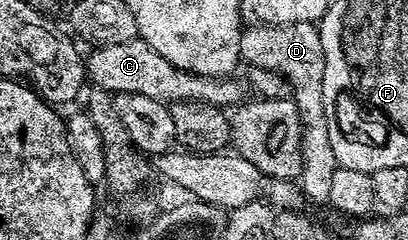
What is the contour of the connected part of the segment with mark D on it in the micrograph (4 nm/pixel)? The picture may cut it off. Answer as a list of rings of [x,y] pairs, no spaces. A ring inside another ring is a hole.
[[[312,21],[287,25],[258,23],[243,28],[240,51],[241,60],[246,65],[268,67],[268,71],[276,71],[290,84],[292,99],[296,103],[302,124],[300,191],[312,201],[329,202],[332,171],[340,166],[336,151],[332,151],[332,139],[328,137],[328,119],[324,111],[324,43],[319,26]]]

